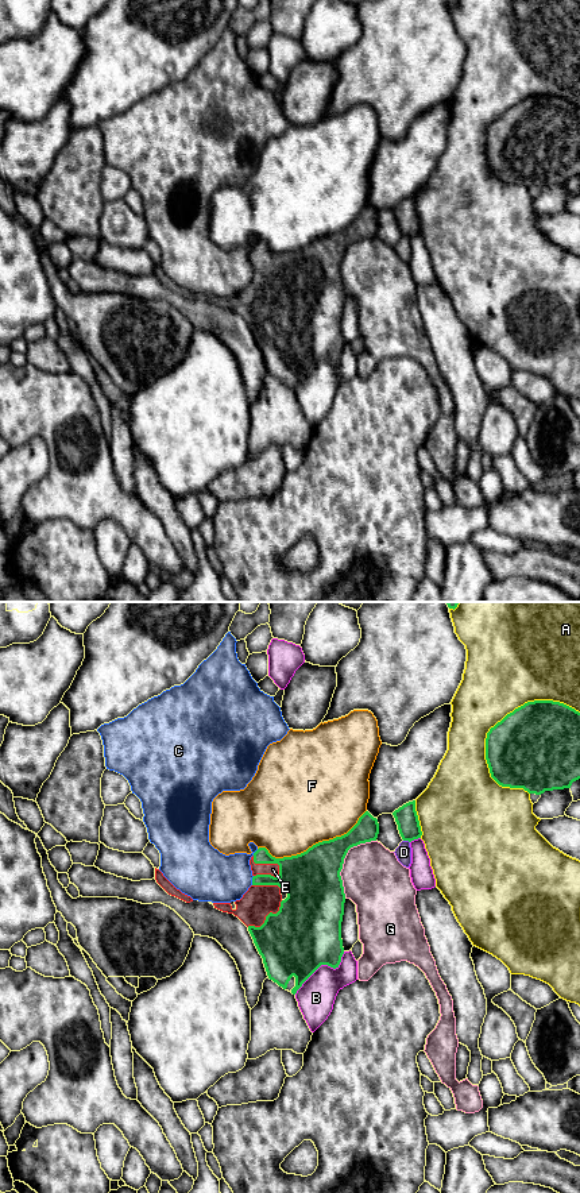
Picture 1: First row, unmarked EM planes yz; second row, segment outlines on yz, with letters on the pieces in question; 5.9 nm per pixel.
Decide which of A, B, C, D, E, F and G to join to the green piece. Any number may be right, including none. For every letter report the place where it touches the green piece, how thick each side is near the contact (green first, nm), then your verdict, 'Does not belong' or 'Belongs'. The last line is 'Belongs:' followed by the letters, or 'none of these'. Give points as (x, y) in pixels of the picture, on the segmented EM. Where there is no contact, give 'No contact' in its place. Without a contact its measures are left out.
A: Touches green at yz (510, 713). Thickness 500 nm (green) against 460 nm. Does not belong
B: Touches green at yz (321, 964). Thickness 420 nm (green) against 220 nm. Does not belong
C: Touches green at yz (252, 880). Thickness 190 nm (green) against 300 nm. Does not belong
D: Touches green at yz (406, 840). Thickness 140 nm (green) against 100 nm. Does not belong
E: Touches green at yz (269, 863). Thickness 300 nm (green) against 70 nm. Belongs
F: Touches green at yz (313, 845). Thickness 340 nm (green) against 500 nm. Does not belong
G: Touches green at yz (343, 860). Thickness 340 nm (green) against 360 nm. Does not belong
Belongs: E

